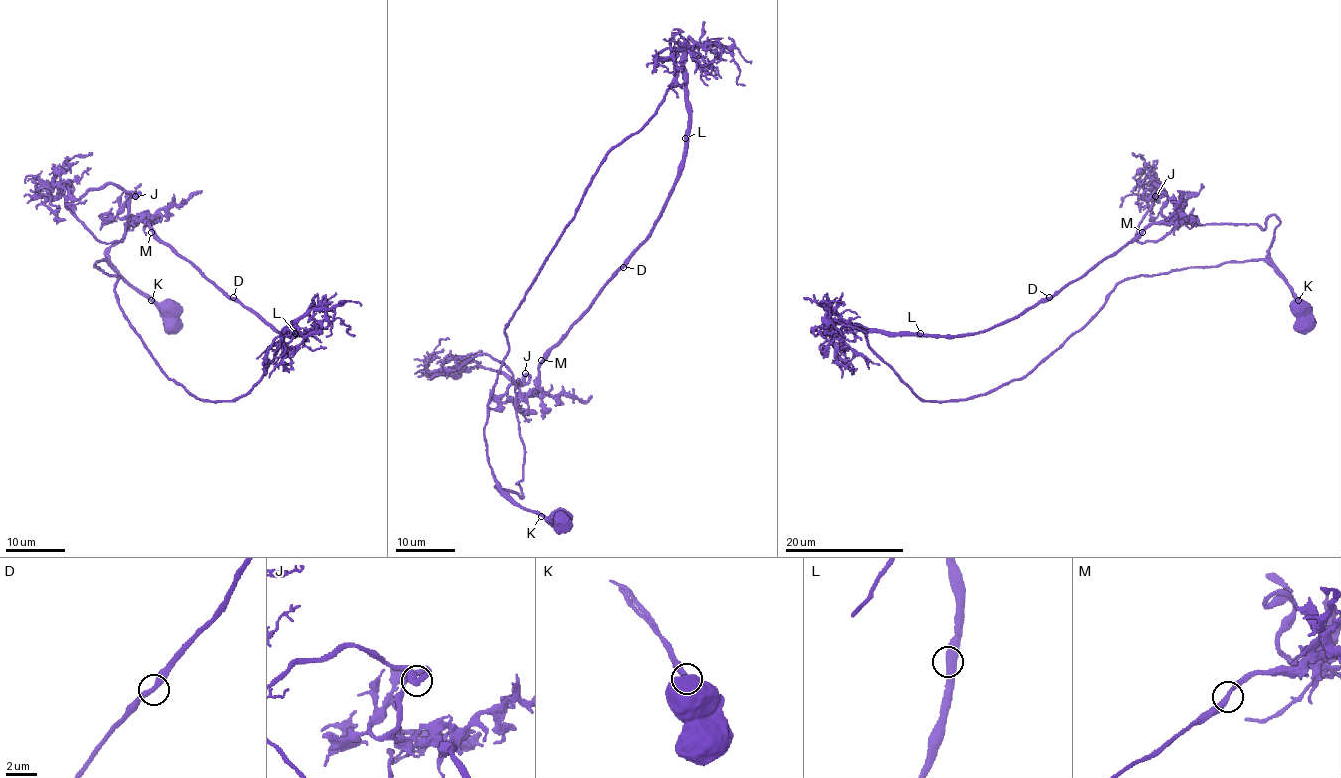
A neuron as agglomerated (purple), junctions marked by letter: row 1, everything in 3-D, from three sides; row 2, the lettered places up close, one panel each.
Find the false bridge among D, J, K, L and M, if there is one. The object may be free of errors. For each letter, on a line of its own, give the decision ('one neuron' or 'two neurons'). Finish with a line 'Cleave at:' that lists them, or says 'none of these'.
D: one neuron
J: one neuron
K: two neurons
L: one neuron
M: one neuron
Cleave at: K

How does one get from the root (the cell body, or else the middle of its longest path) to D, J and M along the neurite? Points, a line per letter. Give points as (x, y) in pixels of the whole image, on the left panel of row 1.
D: (171, 325), (107, 259), (132, 214), (126, 226), (134, 225), (126, 228), (147, 222), (166, 245), (233, 297)
J: (171, 325), (107, 259), (132, 214), (126, 226), (134, 225), (125, 223), (128, 201), (135, 196)
M: (171, 325), (107, 259), (132, 214), (126, 226), (134, 225), (126, 228), (147, 222), (151, 232)

